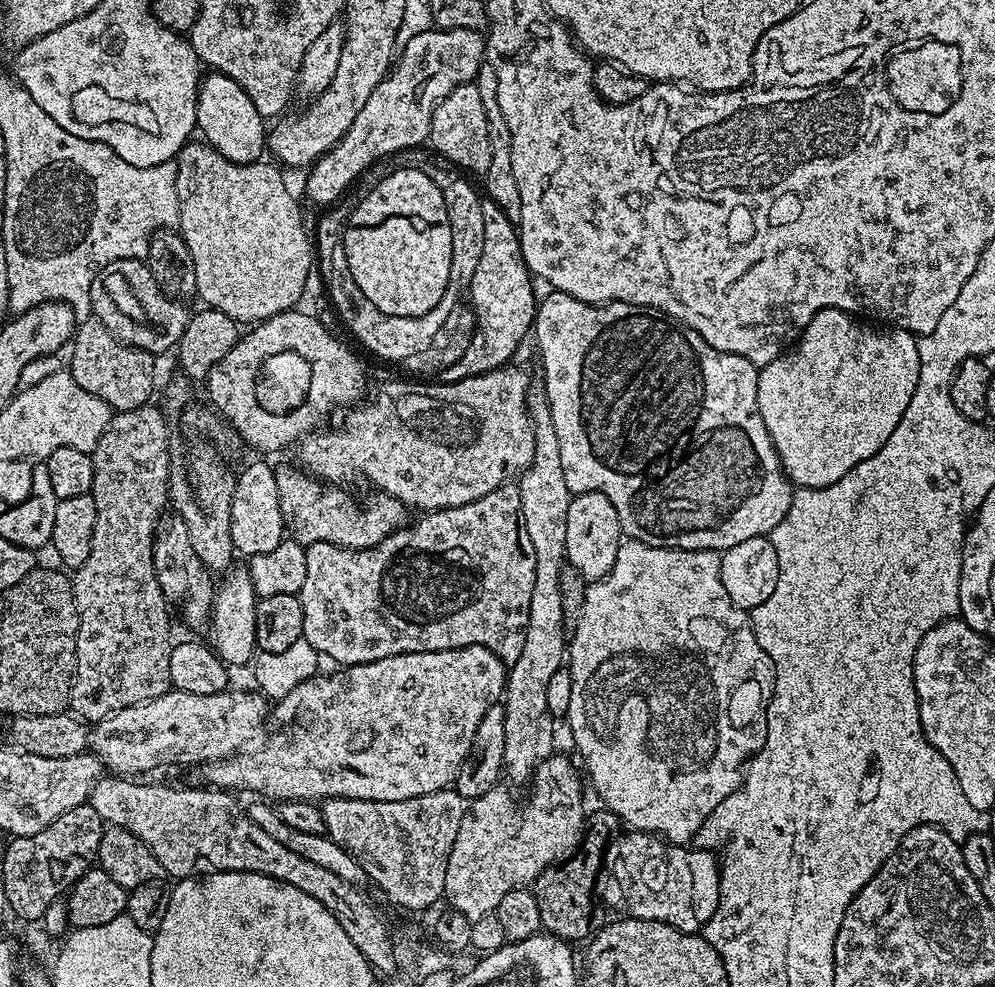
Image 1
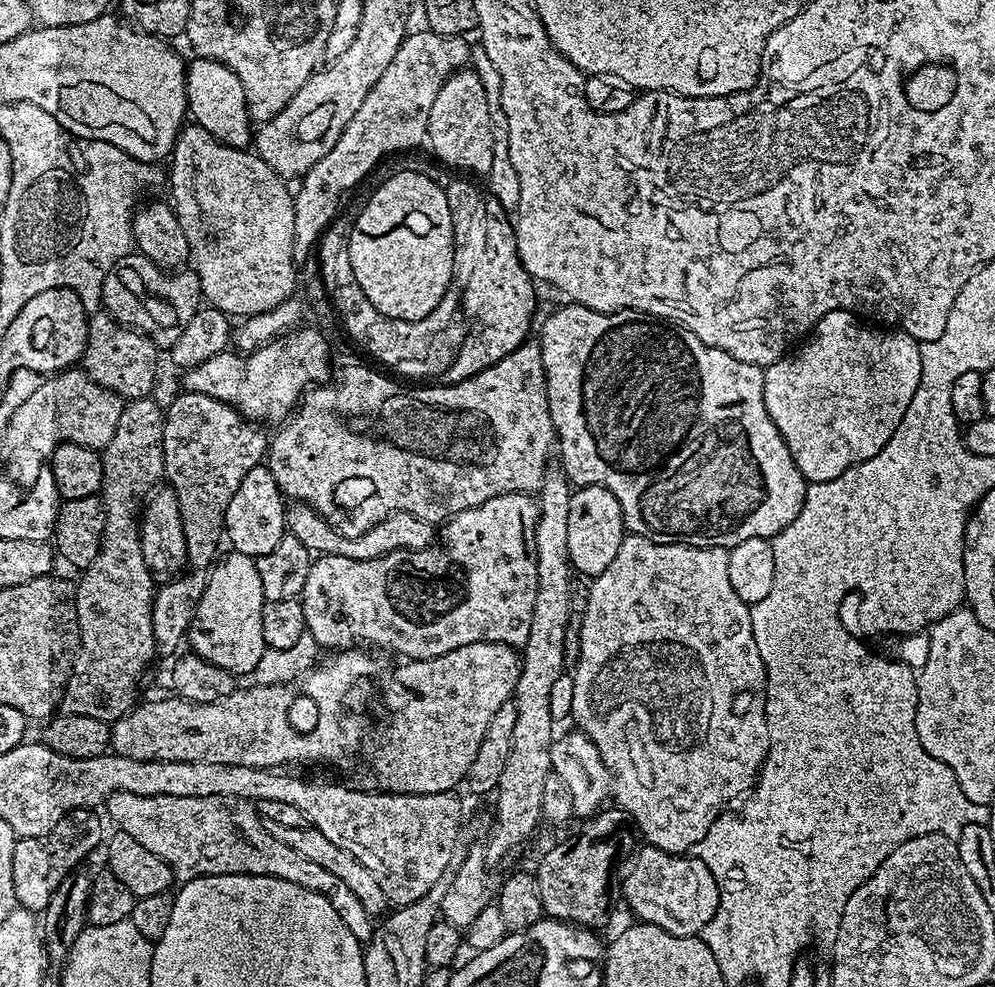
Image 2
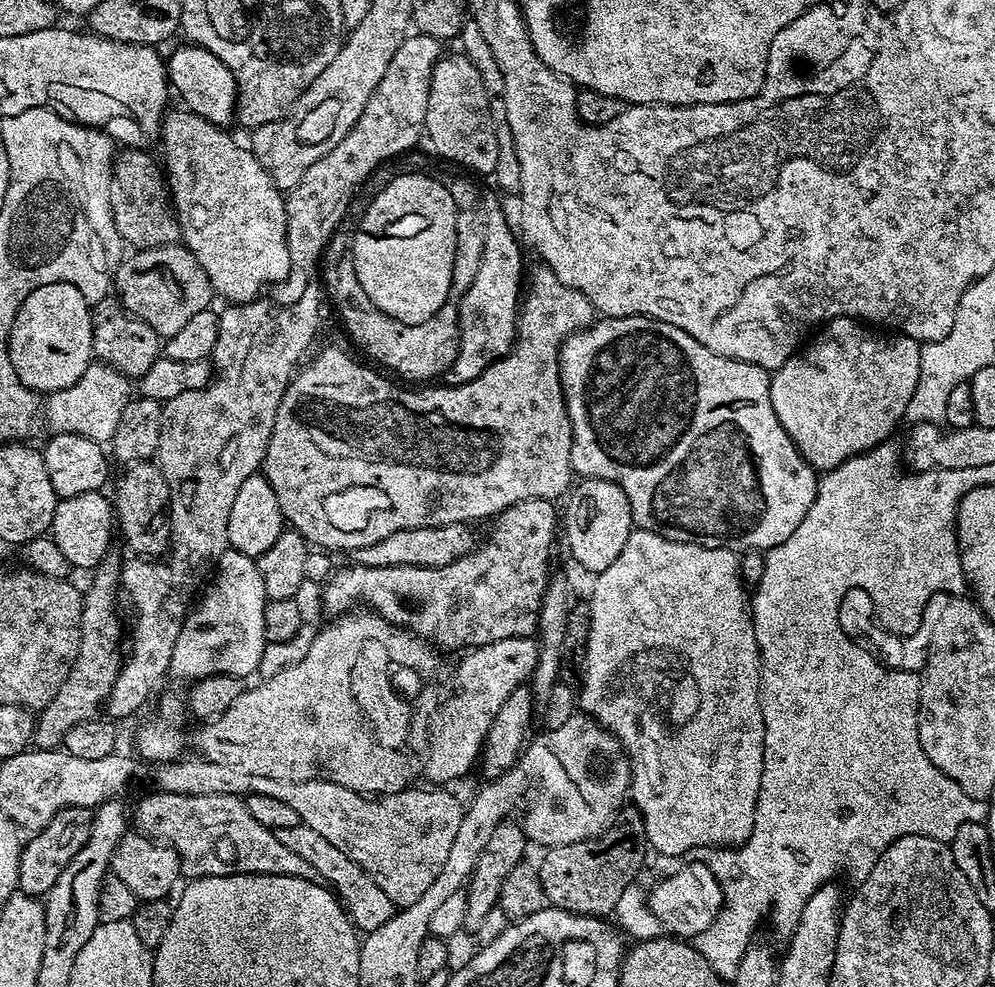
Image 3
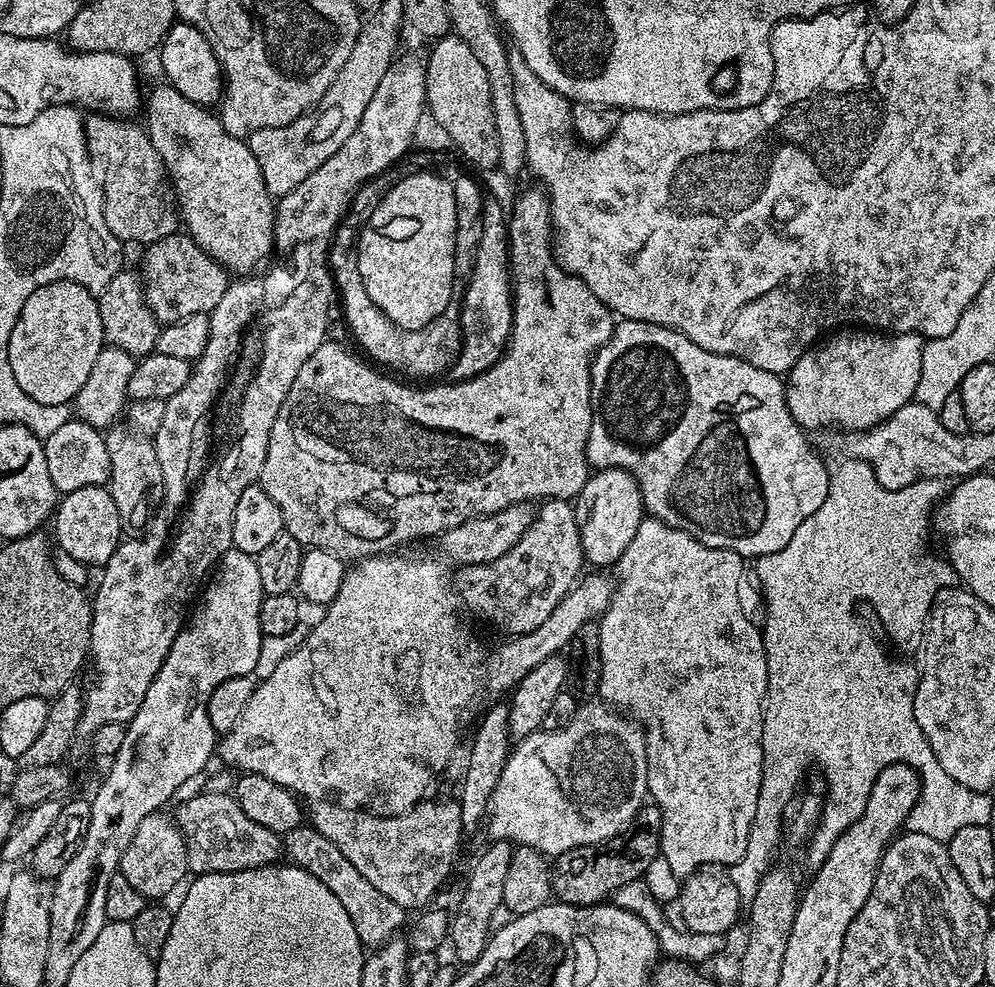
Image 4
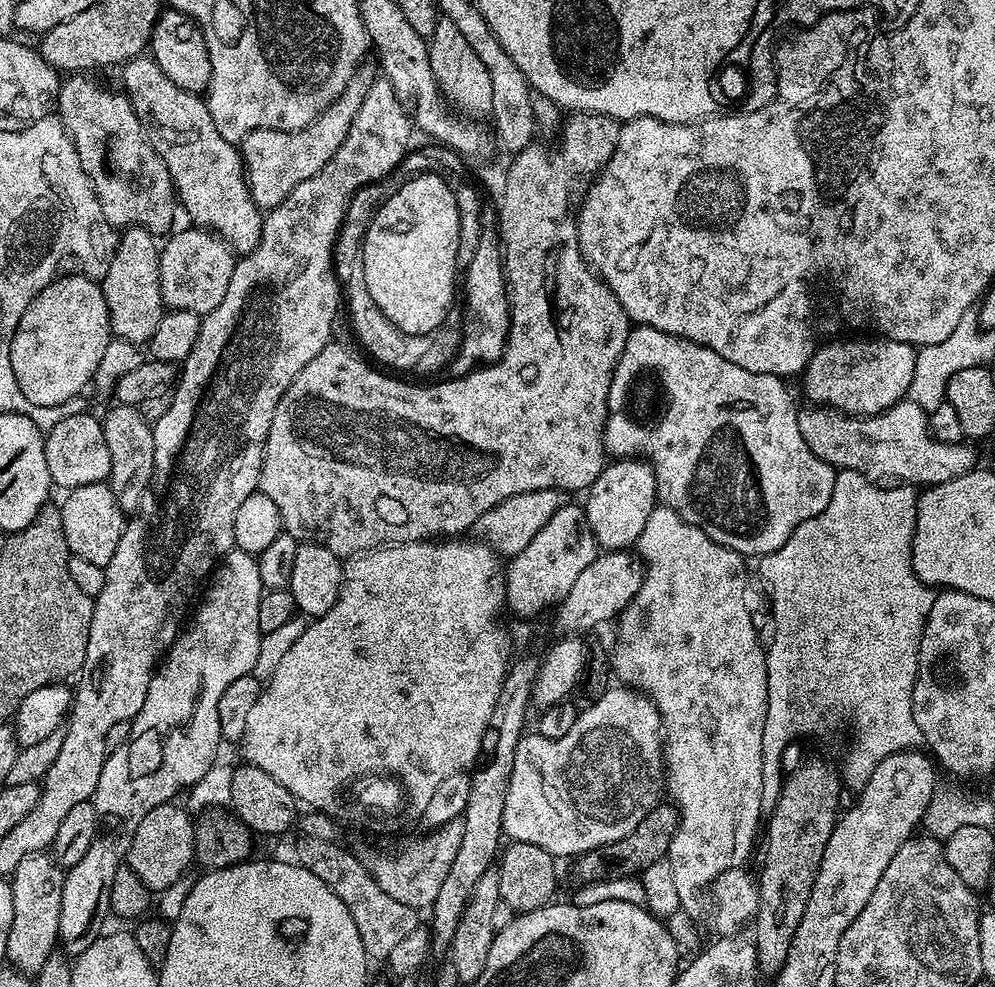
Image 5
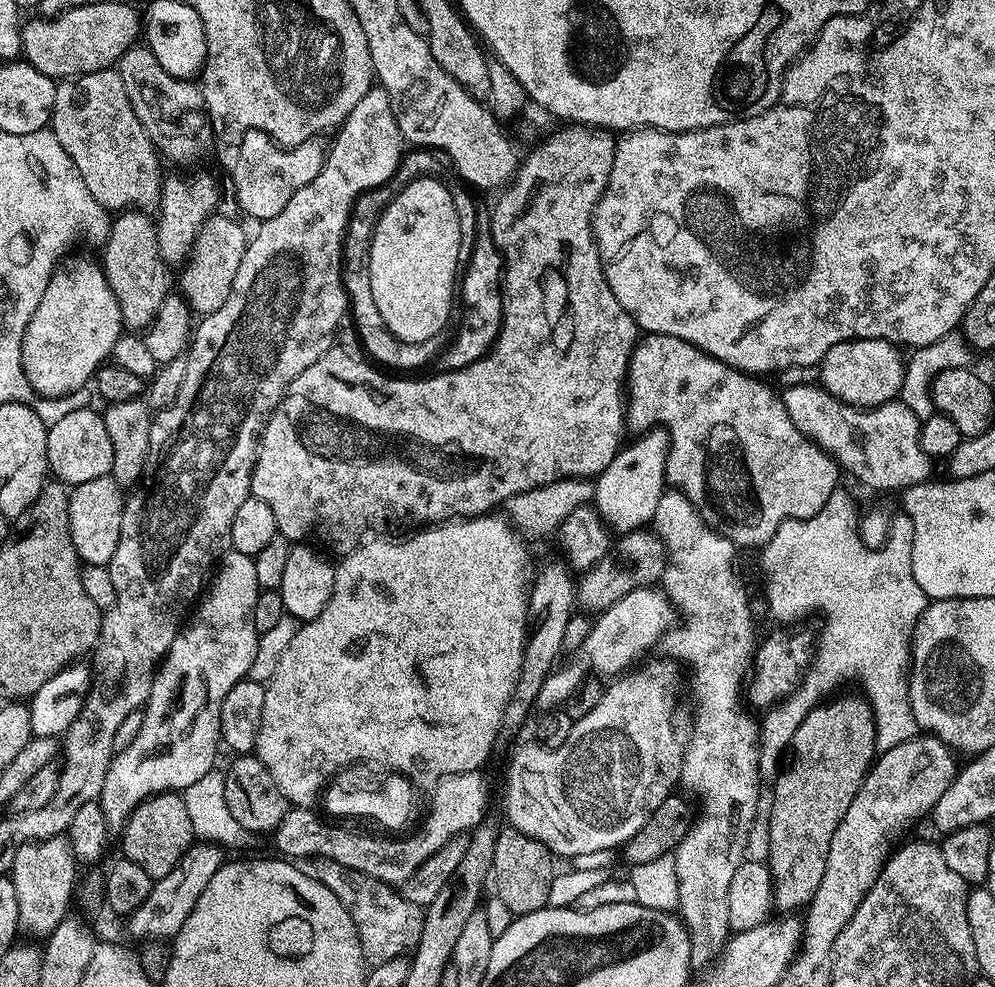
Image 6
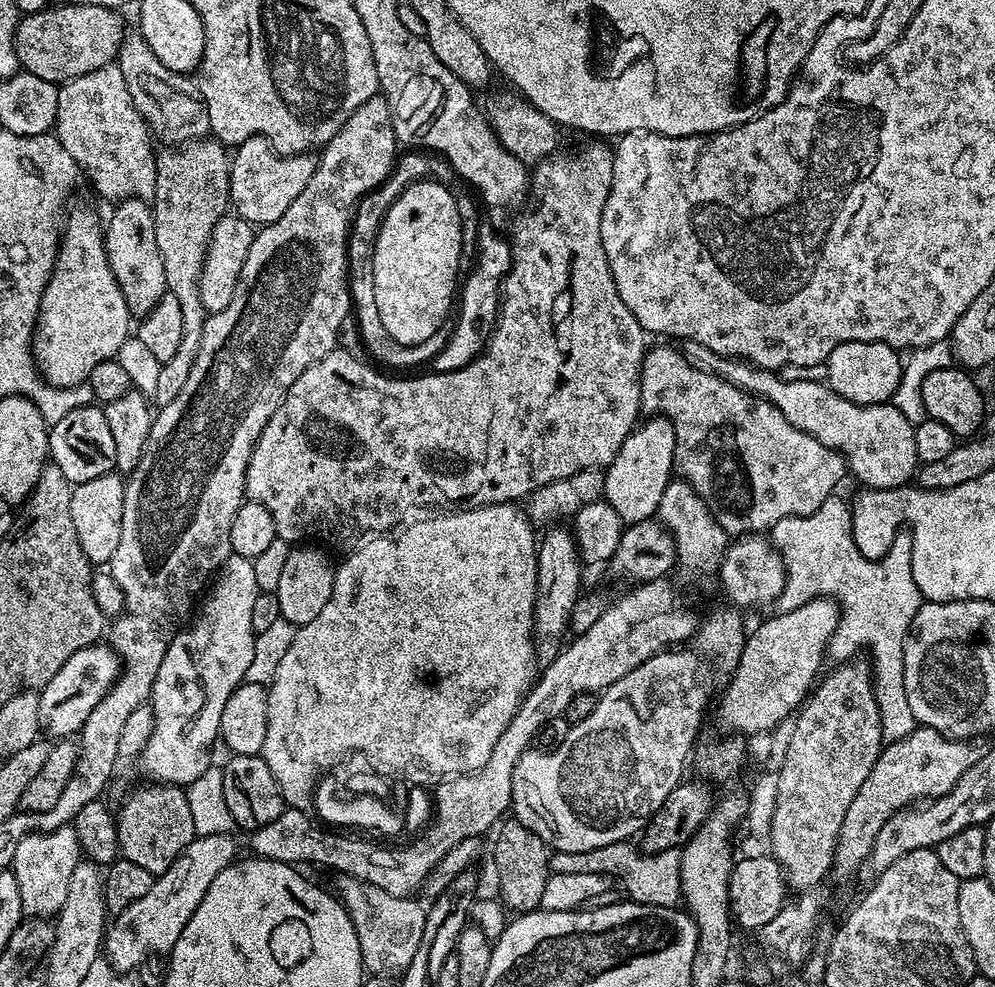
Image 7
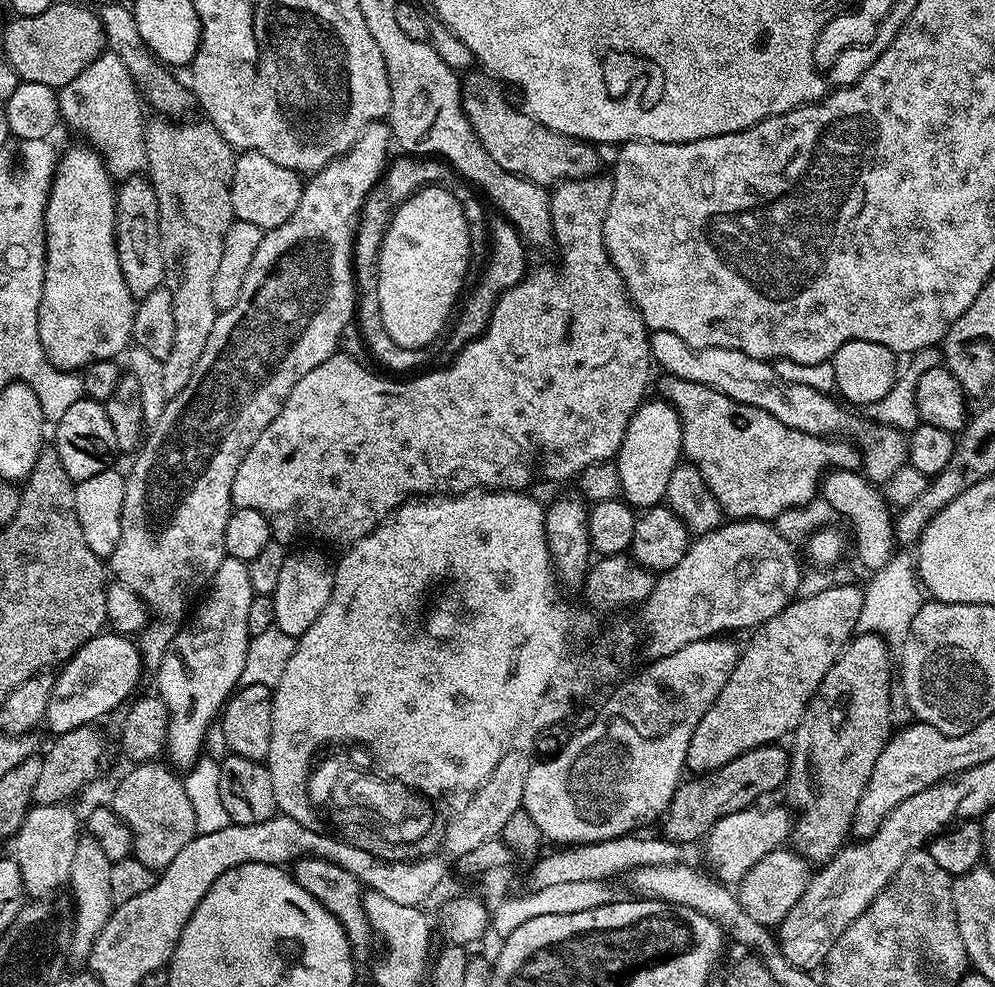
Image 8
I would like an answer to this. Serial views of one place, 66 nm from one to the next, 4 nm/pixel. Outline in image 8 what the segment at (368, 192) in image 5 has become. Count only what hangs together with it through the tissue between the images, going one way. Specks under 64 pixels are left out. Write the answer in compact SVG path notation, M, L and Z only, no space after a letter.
M400 154L397 157L397 160L395 157L385 167L384 175L364 199L364 205L360 208L360 215L356 220L356 231L352 237L352 275L358 293L354 320L357 325L360 323L364 344L372 351L372 356L378 363L385 364L388 368L416 368L427 362L429 349L403 348L392 341L390 334L386 334L386 326L382 326L382 310L378 306L378 258L392 215L414 192L428 187L424 180L431 179L431 159L417 158L411 154Z

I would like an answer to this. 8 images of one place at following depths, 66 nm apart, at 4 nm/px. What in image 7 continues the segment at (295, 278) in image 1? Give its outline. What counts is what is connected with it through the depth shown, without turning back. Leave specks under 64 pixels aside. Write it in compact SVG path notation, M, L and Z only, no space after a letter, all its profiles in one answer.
M125 35L118 63L122 78L126 78L126 90L130 90L130 98L134 98L138 114L147 122L149 132L161 145L183 146L190 140L209 135L208 111L197 81L191 75L162 66L158 54L150 50L143 36Z

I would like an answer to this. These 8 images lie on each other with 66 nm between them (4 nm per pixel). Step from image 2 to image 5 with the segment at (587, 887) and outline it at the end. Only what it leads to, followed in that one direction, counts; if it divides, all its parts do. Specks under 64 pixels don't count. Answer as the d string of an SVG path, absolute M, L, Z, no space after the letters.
M671 802L656 804L650 810L650 814L646 814L646 818L642 818L642 822L638 822L638 826L630 830L630 834L626 834L626 838L575 857L577 881L602 881L617 879L620 876L639 877L652 863L667 857L668 847L679 825L680 813L677 812L675 804Z

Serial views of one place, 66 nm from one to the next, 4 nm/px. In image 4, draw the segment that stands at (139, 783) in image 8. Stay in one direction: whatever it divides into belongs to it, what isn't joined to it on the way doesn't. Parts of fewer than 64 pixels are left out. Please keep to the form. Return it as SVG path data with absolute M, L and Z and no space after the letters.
M157 810L142 818L142 822L138 822L138 830L130 846L126 846L126 854L122 854L120 863L119 872L148 902L163 901L163 896L170 895L176 887L179 889L185 883L184 876L189 875L184 835L180 833L175 819L171 815L163 816L164 814L163 811Z

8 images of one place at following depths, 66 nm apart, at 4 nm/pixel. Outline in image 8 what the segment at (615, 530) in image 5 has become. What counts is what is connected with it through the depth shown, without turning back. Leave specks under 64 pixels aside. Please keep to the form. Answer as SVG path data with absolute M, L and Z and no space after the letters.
M645 399L632 415L620 451L614 457L623 499L636 510L655 508L664 500L670 474L674 474L676 465L681 463L684 451L679 414L667 400L655 399Z

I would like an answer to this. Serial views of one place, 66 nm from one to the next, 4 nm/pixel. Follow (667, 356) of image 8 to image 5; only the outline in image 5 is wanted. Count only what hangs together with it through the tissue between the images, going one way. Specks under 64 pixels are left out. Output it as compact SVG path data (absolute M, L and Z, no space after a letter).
M907 398L890 406L877 416L849 416L839 408L827 406L807 406L797 411L798 430L802 430L802 439L806 446L818 454L837 470L854 470L856 475L865 476L872 484L881 486L931 486L950 482L950 478L958 478L962 474L973 471L977 467L976 452L971 443L947 444L938 442L928 429L928 412L918 402Z

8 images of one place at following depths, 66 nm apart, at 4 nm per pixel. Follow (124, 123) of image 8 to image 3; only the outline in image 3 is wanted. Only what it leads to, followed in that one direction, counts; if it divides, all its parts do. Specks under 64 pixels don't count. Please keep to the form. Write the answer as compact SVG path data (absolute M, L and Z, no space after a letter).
M128 148L114 160L112 217L120 237L133 249L162 248L181 239L180 223L172 207L170 189L161 165L148 150Z

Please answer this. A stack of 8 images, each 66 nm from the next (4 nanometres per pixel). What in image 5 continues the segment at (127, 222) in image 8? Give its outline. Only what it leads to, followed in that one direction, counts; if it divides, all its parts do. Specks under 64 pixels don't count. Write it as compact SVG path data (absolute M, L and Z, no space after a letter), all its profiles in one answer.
M144 228L123 229L116 241L116 257L102 278L102 287L113 337L141 346L147 345L166 311L160 289L160 248L157 237Z

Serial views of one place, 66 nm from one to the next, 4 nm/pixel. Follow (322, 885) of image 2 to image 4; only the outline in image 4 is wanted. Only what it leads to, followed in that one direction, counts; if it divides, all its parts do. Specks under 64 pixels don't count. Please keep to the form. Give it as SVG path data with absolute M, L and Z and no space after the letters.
M201 790L197 796L192 796L177 806L174 819L186 842L188 871L196 876L261 868L281 859L281 837L266 830L266 826L258 826L258 822L246 818L235 795Z

